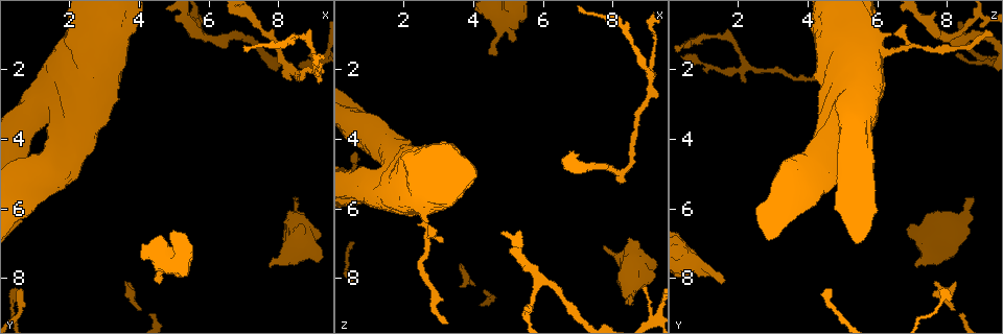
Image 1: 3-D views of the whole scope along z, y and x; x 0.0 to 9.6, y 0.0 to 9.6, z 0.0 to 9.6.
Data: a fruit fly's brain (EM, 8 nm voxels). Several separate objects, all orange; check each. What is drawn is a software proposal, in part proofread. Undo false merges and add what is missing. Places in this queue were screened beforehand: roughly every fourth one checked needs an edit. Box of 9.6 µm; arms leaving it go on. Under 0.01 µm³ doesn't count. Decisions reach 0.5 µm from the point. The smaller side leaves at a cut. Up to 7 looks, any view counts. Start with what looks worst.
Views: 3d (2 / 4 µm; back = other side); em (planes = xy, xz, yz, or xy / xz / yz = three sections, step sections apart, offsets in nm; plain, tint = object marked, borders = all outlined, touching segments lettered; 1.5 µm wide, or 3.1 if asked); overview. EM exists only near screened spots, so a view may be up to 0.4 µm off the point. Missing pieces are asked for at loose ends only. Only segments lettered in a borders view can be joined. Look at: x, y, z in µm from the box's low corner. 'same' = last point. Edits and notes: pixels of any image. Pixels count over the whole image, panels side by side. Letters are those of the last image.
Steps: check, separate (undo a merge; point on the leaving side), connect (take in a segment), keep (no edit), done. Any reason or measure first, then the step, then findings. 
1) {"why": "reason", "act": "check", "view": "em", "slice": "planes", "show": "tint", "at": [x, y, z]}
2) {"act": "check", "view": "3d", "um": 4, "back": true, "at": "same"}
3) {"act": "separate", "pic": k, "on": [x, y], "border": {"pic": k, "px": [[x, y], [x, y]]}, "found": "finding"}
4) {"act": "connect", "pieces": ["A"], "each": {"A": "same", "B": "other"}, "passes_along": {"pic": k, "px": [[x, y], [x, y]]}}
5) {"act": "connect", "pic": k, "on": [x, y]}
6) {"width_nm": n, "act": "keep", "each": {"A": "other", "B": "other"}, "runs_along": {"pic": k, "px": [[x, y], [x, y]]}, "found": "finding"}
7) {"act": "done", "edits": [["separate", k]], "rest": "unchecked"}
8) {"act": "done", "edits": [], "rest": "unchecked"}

{"why": "arms run side by side", "act": "check", "view": "em", "slice": "planes", "show": "borders", "at": [4.75, 7.55, 0.80]}

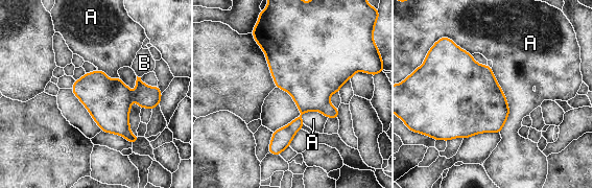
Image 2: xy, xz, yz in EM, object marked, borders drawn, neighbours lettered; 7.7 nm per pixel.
{"act": "keep", "each": {"A": "other", "B": "other"}, "border": {"pic": 2, "px": [[491, 68], [508, 108], [500, 132]]}, "found": "all the same neuron"}

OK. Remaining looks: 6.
{"why": "free end", "act": "check", "view": "em", "slice": "planes", "show": "plain", "at": [8.50, 5.70, 8.80]}

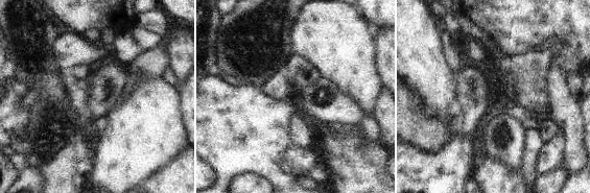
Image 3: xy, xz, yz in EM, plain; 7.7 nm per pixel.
{"why": "what lies round it", "act": "check", "view": "em", "slice": "planes", "show": "borders", "at": "same"}

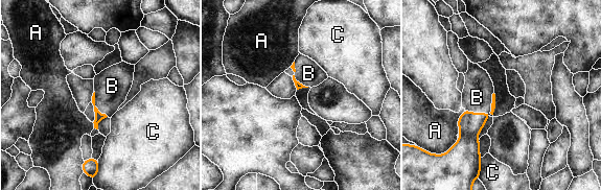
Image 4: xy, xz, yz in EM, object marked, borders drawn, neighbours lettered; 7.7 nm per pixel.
{"longest_contact_nm": ["B", 260], "act": "connect", "pieces": ["B"], "each": {"A": "other", "B": "same", "C": "other"}, "passes_along": {"pic": 4, "px": [[470, 124], [485, 113], [477, 97]]}, "found": "the neuron continues"}

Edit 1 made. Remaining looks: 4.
{"act": "check", "view": "overview"}

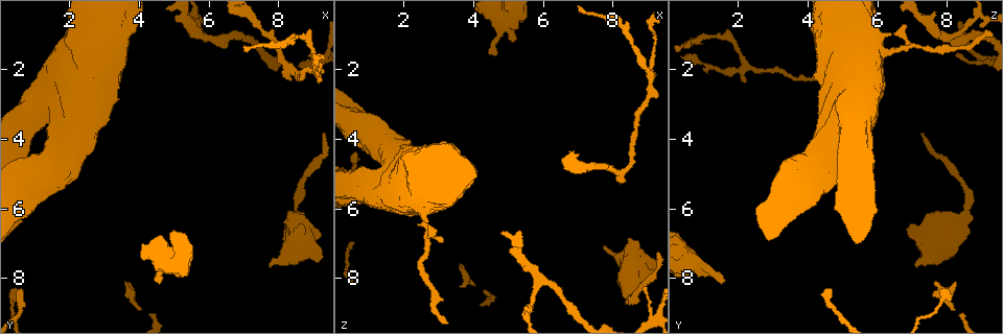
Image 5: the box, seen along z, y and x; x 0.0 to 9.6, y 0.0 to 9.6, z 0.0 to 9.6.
{"act": "check", "view": "em", "slice": "xy", "step": 8, "show": "tint", "at": [9.05, 1.90, 2.30]}

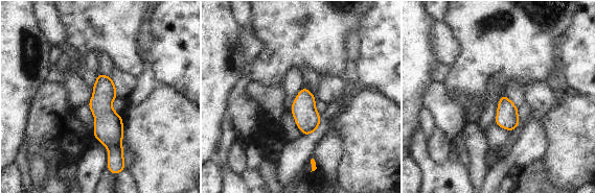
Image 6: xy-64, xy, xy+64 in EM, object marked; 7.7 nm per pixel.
{"act": "check", "view": "em", "slice": "planes", "show": "borders", "at": "same"}

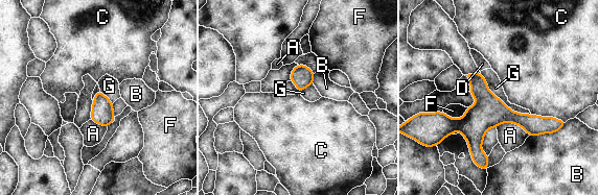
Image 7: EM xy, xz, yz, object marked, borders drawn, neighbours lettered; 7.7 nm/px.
{"longest_contact_nm": ["G", 500], "act": "keep", "each": {"A": "other", "B": "other", "C": "other", "D": "other", "F": "other", "G": "other"}, "border": {"pic": 7, "px": [[531, 113], [566, 121]]}, "found": "one neuron here"}

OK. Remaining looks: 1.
{"act": "done", "edits": [["connect", 4]], "rest": "unchecked"}

